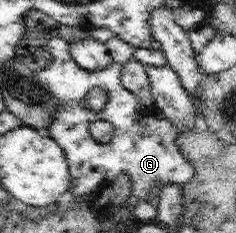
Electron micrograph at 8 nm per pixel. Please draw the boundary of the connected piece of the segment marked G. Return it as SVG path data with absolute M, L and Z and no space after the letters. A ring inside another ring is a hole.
M52 37L49 41L49 50L53 55L52 63L46 69L42 69L42 71L37 73L41 84L59 103L59 108L45 133L51 136L66 155L70 176L72 176L71 188L68 193L76 198L80 198L85 194L94 192L99 187L105 186L107 183L114 183L120 180L120 173L127 173L133 185L131 197L124 205L131 208L138 201L148 202L151 190L157 185L166 187L166 185L184 185L189 183L195 175L195 167L183 157L176 145L179 132L175 129L175 126L168 119L157 120L154 109L140 104L140 101L136 100L136 94L128 91L122 85L122 82L120 82L122 65L120 63L114 61L109 63L104 69L96 71L82 69L71 56L70 44L71 42L66 39ZM93 87L100 87L108 92L109 98L102 111L89 110L84 106L86 93ZM98 120L108 121L113 125L114 133L108 143L100 143L94 140L90 133L90 123Z

